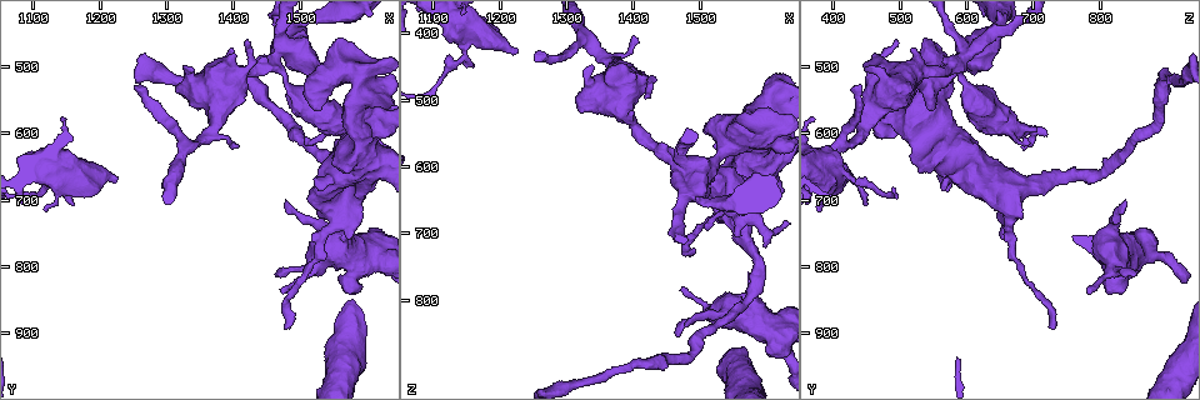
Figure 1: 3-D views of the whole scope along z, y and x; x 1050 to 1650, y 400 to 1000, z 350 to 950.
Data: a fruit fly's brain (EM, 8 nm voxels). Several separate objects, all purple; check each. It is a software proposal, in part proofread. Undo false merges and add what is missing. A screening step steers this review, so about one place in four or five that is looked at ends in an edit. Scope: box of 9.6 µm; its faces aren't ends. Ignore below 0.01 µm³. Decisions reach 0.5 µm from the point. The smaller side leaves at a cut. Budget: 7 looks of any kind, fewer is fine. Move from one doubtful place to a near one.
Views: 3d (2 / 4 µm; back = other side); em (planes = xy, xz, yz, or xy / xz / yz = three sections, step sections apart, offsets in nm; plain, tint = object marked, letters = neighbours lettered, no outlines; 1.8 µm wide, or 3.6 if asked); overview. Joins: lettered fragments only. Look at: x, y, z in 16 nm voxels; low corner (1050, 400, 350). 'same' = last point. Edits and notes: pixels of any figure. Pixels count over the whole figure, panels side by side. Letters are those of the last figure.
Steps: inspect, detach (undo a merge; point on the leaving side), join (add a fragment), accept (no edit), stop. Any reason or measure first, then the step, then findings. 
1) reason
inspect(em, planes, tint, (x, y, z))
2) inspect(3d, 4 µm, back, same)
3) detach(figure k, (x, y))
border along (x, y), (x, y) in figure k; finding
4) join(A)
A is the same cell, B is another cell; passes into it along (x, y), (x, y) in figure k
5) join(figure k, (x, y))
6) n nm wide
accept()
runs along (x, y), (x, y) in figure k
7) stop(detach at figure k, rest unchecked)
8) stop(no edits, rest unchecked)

inspect(em, planes, letters, (1465, 810, 860))

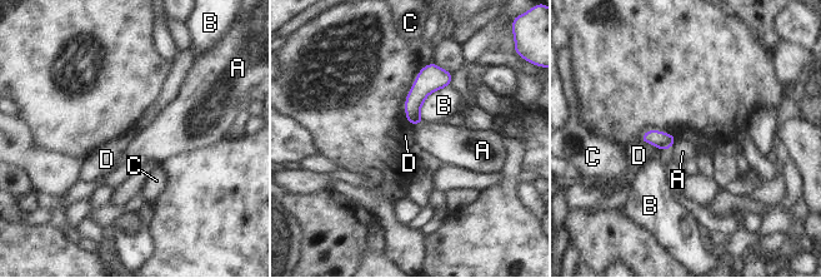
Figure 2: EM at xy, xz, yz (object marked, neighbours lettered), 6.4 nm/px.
accept()
A, B, C and D are other cells; border along (640, 140), (651, 143), (659, 149) in figure 2; none of them fits

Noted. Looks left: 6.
branch stops here
inspect(3d, 2 µm, (1570, 755, 755))

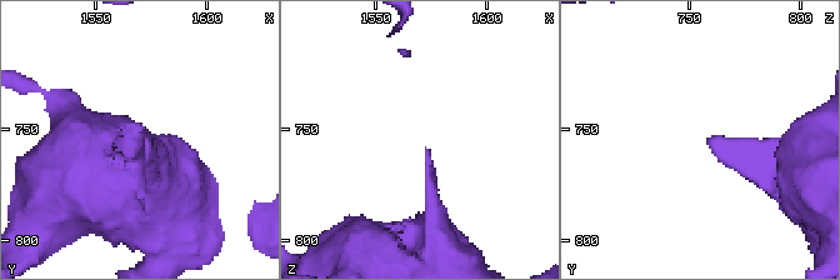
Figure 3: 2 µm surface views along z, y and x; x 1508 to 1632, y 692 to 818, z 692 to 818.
now the EM
inspect(em, 3.6 µm, planes, tint, (1573, 756, 759))

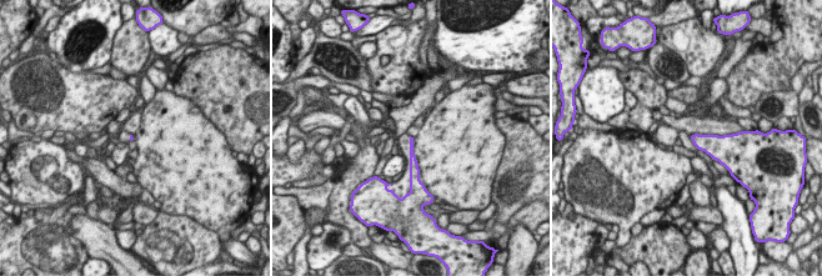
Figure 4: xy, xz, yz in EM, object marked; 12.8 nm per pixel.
see the neighbours
inspect(em, 3.6 µm, planes, letters, same)

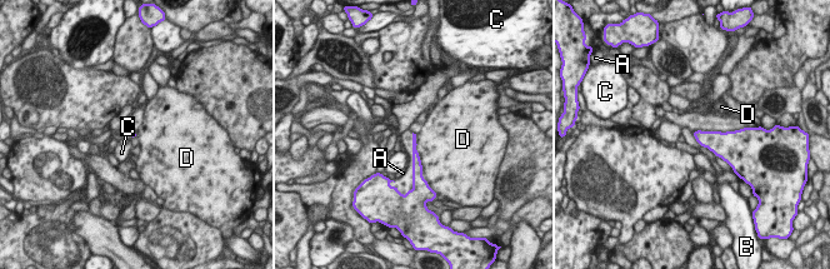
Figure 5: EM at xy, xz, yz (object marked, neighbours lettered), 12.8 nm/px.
accept()
A, B, C and D are other cells; border along (420, 160), (423, 169) in figure 5; no lettered fragment goes on from it

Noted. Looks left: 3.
inspect(em, yz, step 4, tint, (1560, 595, 665))

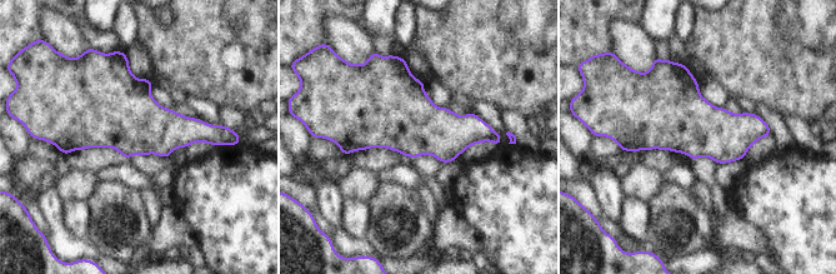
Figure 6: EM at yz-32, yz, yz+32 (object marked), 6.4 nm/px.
cut it another way
inspect(em, planes, letters, same)

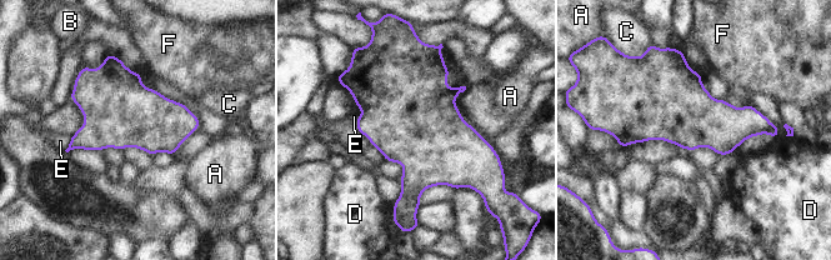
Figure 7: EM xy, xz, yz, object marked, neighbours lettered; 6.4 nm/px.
E touches over 110 nm
accept()
A, B, C, D, E and F are other cells; continuous, no second cell

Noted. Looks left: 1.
stop(no edits, rest unchecked)

